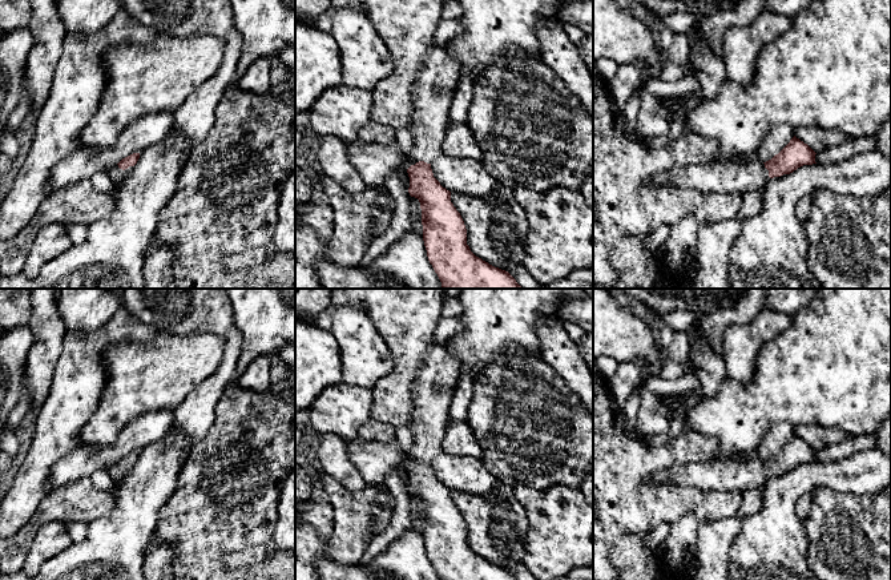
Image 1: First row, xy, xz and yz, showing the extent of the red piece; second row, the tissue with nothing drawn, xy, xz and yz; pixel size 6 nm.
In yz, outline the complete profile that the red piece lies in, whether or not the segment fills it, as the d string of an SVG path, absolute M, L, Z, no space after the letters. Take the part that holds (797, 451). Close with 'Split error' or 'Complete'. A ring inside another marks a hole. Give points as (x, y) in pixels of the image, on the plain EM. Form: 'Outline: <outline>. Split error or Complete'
Outline: M794 434L778 452L766 460L721 458L678 464L649 476L646 482L692 486L703 491L761 490L770 476L790 472L803 463L817 462L815 452L807 442Z. Split error

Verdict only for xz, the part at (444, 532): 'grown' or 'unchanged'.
grown

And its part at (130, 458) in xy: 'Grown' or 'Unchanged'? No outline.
Grown

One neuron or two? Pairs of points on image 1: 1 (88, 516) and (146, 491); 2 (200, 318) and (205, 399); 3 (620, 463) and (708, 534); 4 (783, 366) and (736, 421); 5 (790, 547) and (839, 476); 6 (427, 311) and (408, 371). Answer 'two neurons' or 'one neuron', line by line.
1: two neurons
2: one neuron
3: two neurons
4: one neuron
5: one neuron
6: one neuron

